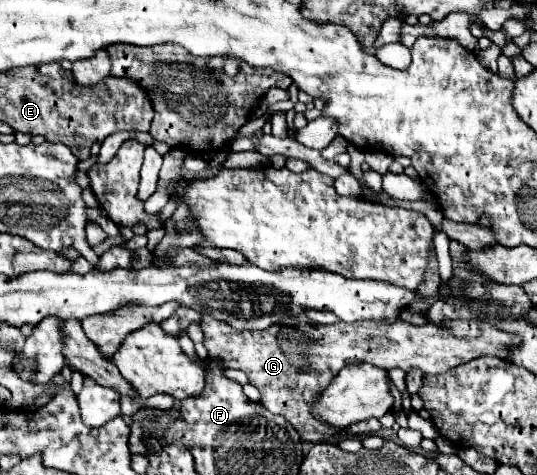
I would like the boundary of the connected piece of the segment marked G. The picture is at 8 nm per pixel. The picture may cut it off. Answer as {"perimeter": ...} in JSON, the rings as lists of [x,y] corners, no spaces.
{"perimeter":[[[304,314],[294,318],[284,318],[272,324],[268,330],[236,330],[228,322],[214,320],[212,316],[202,316],[204,346],[208,348],[208,358],[224,368],[242,370],[250,384],[262,394],[260,404],[272,414],[284,416],[300,434],[302,442],[314,444],[324,442],[334,436],[342,436],[344,430],[330,430],[324,422],[312,416],[314,402],[322,396],[322,388],[330,384],[336,372],[346,364],[370,362],[374,366],[402,368],[404,372],[418,368],[426,374],[442,374],[462,362],[478,356],[498,356],[508,358],[508,348],[518,346],[520,338],[516,334],[502,332],[490,324],[478,324],[482,334],[450,334],[446,328],[432,324],[412,326],[404,320],[398,322],[336,322],[330,326],[310,322]]]}

